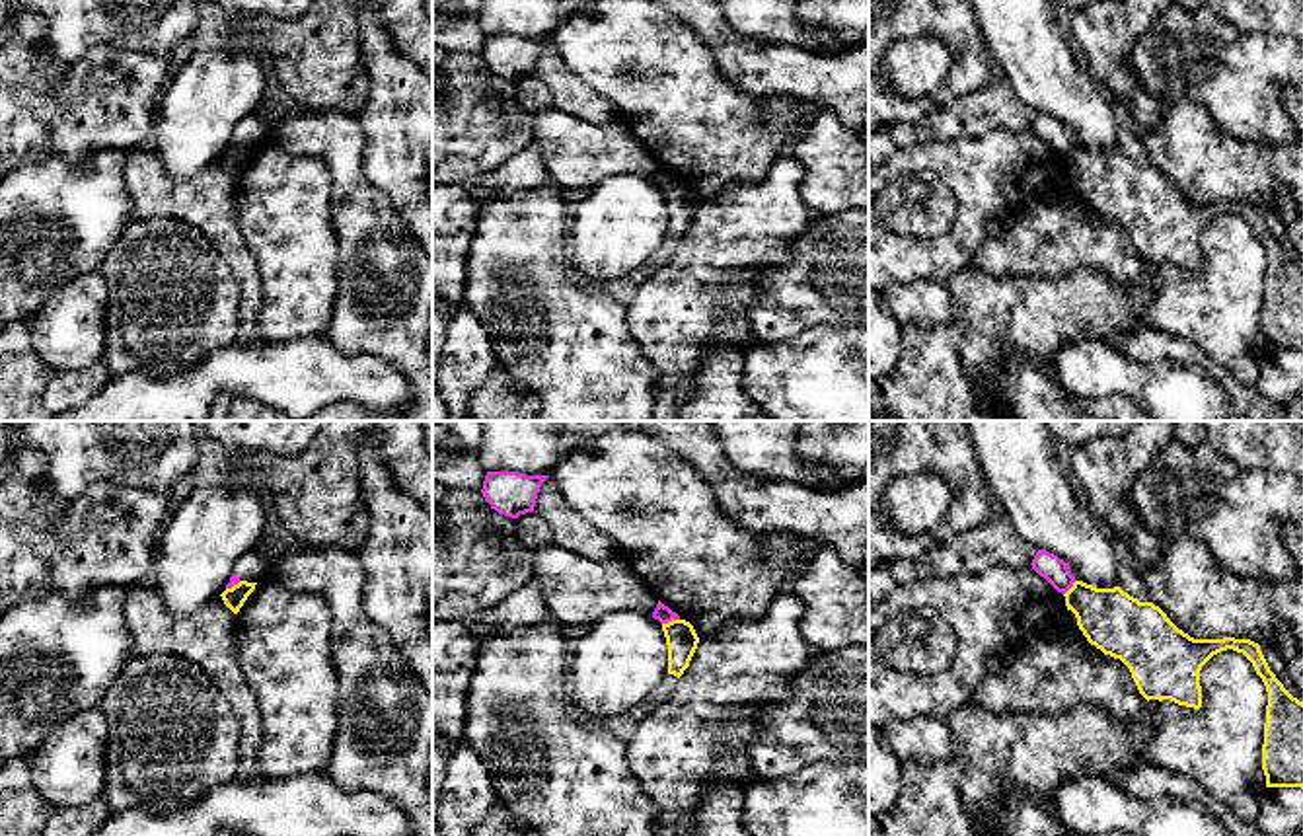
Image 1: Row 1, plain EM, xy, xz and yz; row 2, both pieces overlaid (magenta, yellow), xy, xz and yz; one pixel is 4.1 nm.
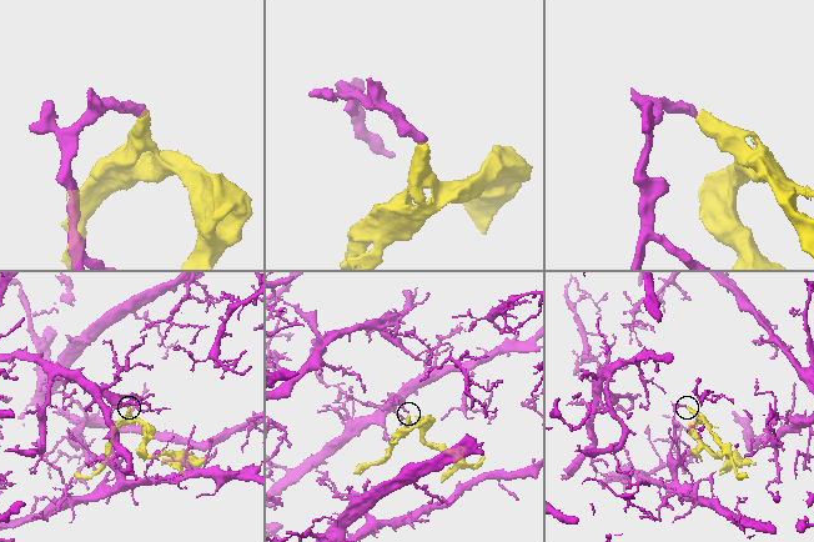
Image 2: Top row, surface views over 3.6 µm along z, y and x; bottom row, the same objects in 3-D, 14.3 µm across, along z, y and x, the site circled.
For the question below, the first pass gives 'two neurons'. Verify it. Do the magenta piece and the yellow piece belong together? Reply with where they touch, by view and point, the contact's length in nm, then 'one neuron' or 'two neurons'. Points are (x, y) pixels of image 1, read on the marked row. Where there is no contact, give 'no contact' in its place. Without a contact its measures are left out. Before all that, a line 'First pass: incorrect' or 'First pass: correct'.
First pass: correct
contact xz (670, 620); length 80 nm; two neurons

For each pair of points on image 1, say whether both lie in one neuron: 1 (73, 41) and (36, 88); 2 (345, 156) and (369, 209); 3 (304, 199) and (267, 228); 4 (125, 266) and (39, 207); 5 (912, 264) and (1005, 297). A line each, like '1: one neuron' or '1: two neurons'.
1: two neurons
2: one neuron
3: one neuron
4: two neurons
5: two neurons

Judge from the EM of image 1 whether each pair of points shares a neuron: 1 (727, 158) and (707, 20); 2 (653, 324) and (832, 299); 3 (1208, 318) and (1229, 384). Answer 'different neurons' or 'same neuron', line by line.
1: different neurons
2: different neurons
3: different neurons

